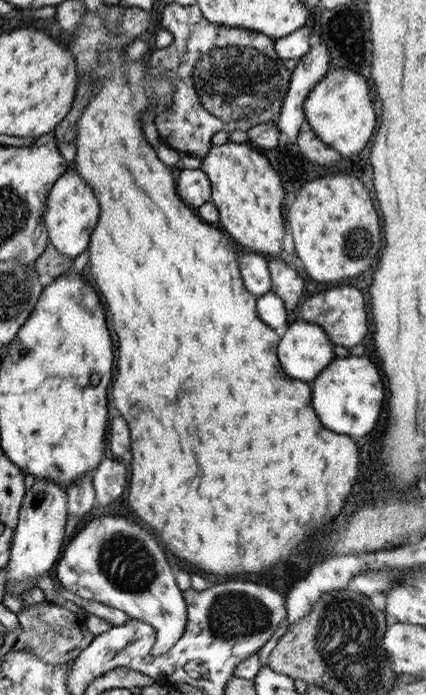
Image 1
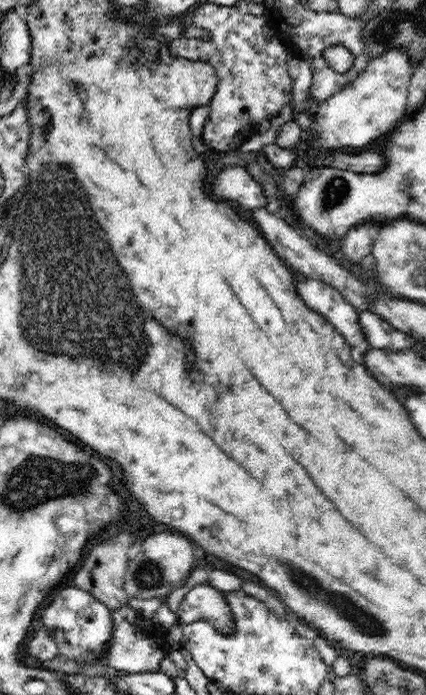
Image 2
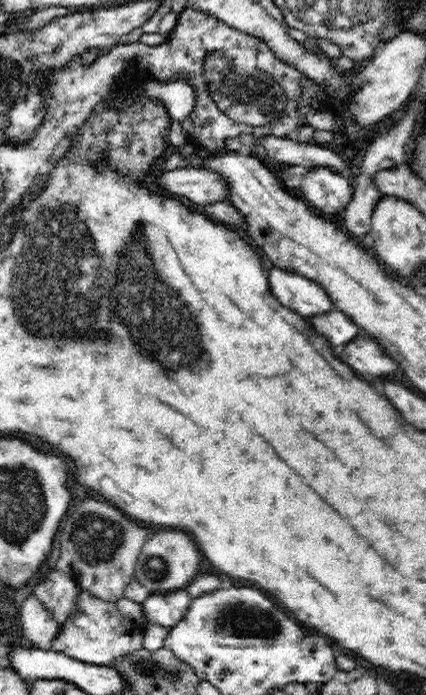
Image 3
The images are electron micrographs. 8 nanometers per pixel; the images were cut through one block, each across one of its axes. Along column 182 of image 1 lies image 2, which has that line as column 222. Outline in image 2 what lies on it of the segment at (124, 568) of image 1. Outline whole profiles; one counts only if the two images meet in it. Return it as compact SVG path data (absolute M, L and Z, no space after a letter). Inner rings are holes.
M195 585L179 603L178 617L184 624L204 621L214 626L223 637L234 634L237 628L234 615L230 615L229 596L224 592L220 594L212 586Z

